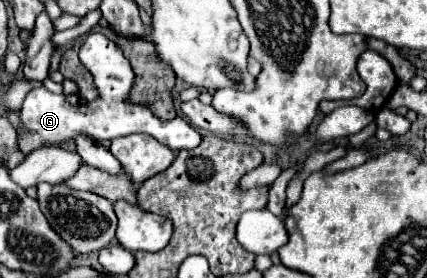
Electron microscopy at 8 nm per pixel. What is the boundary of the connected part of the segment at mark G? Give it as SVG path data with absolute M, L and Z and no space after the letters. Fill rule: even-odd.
M96 32L88 34L78 56L80 56L82 64L92 72L100 98L96 102L82 104L76 94L72 94L72 96L52 94L44 86L28 92L28 96L24 98L22 110L20 110L22 128L18 130L18 146L24 154L30 154L32 150L36 150L48 142L58 144L58 142L72 140L78 134L84 134L84 136L90 136L92 140L102 142L102 140L114 140L120 136L128 136L134 132L144 132L144 134L154 136L158 142L166 144L174 152L182 150L182 148L196 148L202 142L200 132L180 116L164 122L164 120L156 118L144 106L124 104L128 90L132 86L132 80L134 80L134 72L132 72L130 62L124 58L120 46L110 42L104 34L96 34Z

